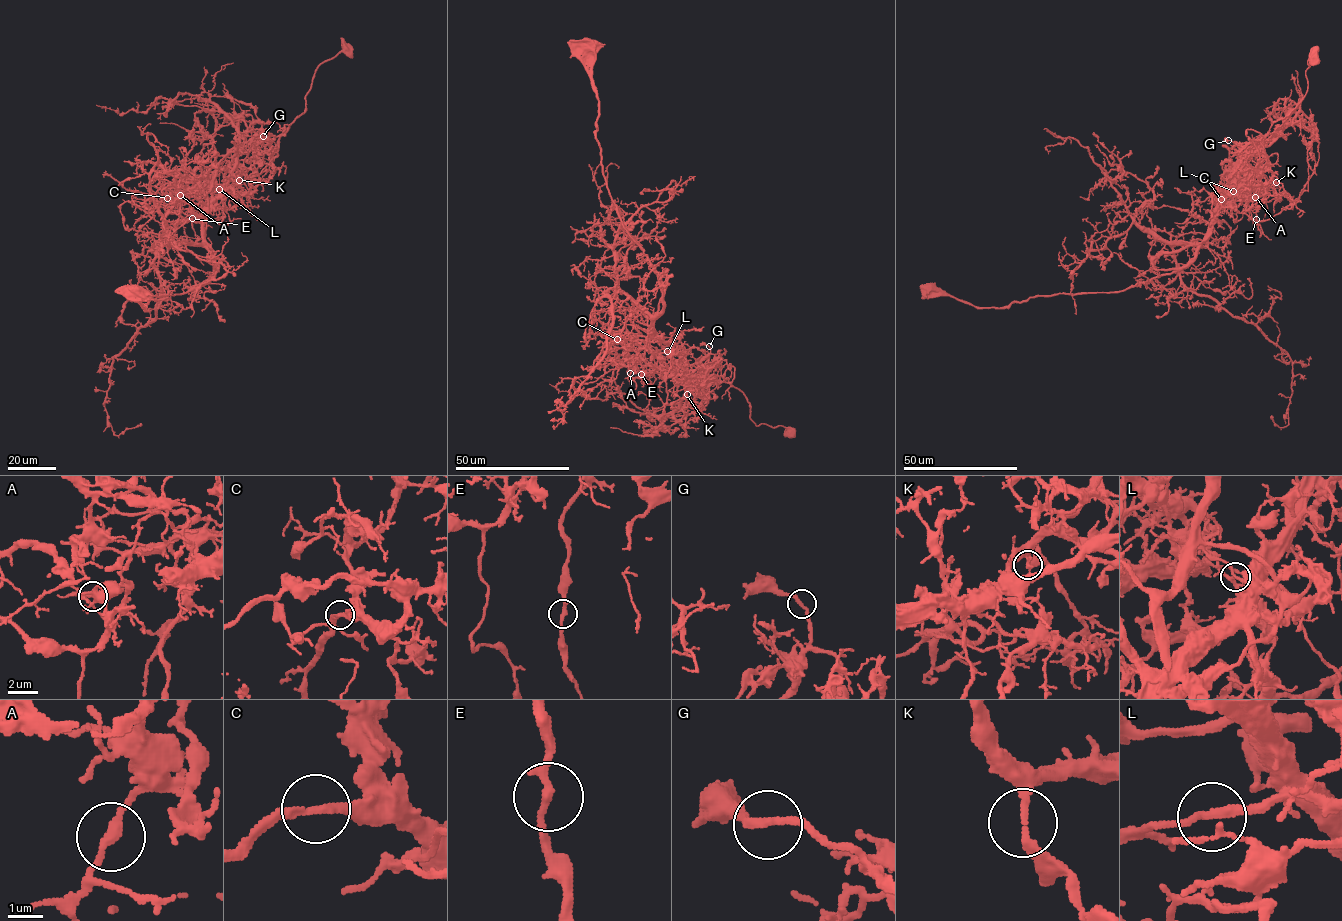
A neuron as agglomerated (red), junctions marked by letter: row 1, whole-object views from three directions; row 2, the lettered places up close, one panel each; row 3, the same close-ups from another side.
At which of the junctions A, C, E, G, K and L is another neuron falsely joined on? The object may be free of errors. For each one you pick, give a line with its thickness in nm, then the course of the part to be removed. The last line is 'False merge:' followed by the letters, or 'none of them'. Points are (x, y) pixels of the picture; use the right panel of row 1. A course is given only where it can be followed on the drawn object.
L: 240 nm | (1234, 191), (1236, 185), (1260, 188), (1266, 161), (1261, 139), (1305, 95), (1308, 59), (1318, 46)
False merge: L

